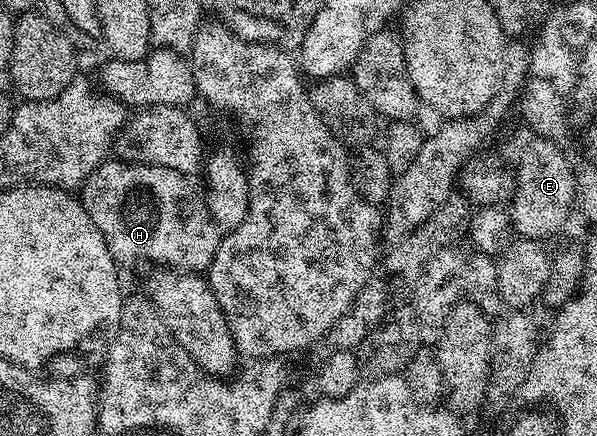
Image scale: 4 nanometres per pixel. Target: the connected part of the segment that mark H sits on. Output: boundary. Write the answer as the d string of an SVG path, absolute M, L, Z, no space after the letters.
M108 159L92 173L80 189L80 200L89 218L104 235L115 264L125 267L148 263L165 268L202 273L209 270L222 238L220 227L207 208L205 198L194 189L185 174L171 168L146 164L128 164Z

